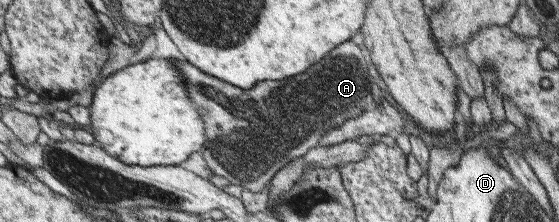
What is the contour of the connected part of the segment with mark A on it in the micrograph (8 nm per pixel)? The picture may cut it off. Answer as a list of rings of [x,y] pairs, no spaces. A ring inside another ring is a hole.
[[[339,44],[333,48],[329,55],[320,61],[311,64],[307,72],[301,72],[297,76],[285,78],[285,80],[266,80],[255,83],[255,88],[247,91],[247,100],[239,100],[237,87],[233,90],[231,83],[227,84],[209,73],[195,68],[189,61],[174,60],[187,78],[187,88],[191,92],[191,100],[195,101],[195,94],[213,94],[211,100],[195,101],[202,120],[206,124],[207,148],[202,152],[207,169],[212,174],[224,177],[229,184],[241,185],[251,192],[268,191],[271,179],[280,168],[286,167],[291,160],[297,160],[307,154],[311,148],[318,148],[323,135],[331,127],[339,127],[339,124],[347,122],[351,117],[359,116],[372,106],[380,103],[384,95],[379,93],[375,84],[383,84],[379,70],[369,58],[370,53],[365,48],[359,48],[359,44]]]

